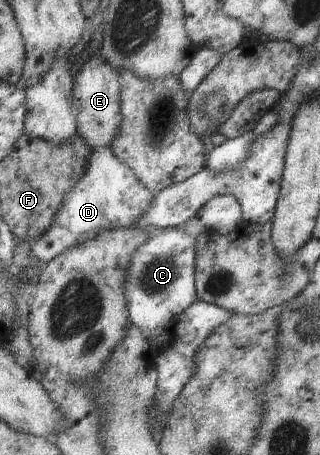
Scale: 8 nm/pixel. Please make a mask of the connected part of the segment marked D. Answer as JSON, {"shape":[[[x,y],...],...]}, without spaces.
{"shape":[[[109,147],[92,151],[85,173],[75,189],[65,197],[65,202],[47,233],[39,241],[25,241],[29,245],[29,253],[37,257],[42,266],[51,263],[65,251],[95,239],[103,231],[135,228],[135,223],[141,221],[141,217],[155,203],[155,194],[141,184],[136,172],[119,160]]]}

